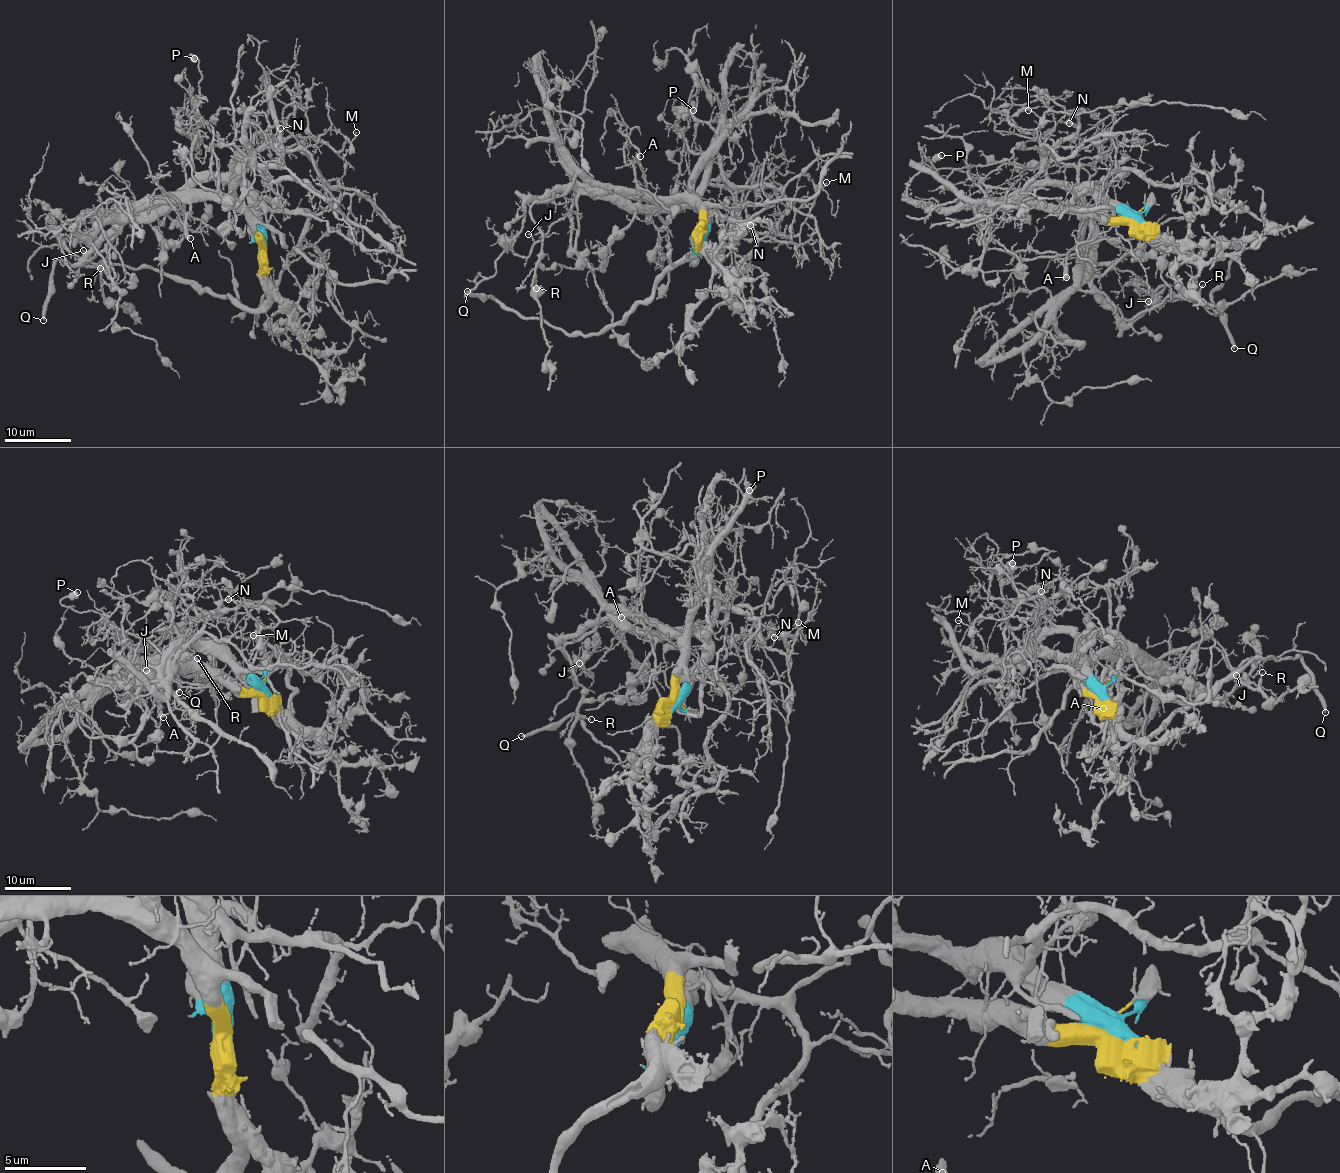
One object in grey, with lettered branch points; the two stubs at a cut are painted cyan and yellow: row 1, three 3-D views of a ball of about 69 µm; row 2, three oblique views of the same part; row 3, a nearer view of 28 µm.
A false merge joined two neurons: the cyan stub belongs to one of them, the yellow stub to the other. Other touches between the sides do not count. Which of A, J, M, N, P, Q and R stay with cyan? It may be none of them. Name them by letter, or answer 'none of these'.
M, N

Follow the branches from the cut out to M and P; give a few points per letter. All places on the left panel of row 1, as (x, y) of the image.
M: (262, 250), (248, 196), (236, 175), (240, 153), (260, 133), (271, 141), (318, 136), (340, 151), (357, 132)
P: (262, 250), (232, 188), (236, 155), (199, 114), (201, 73), (198, 60), (189, 55), (194, 58)

